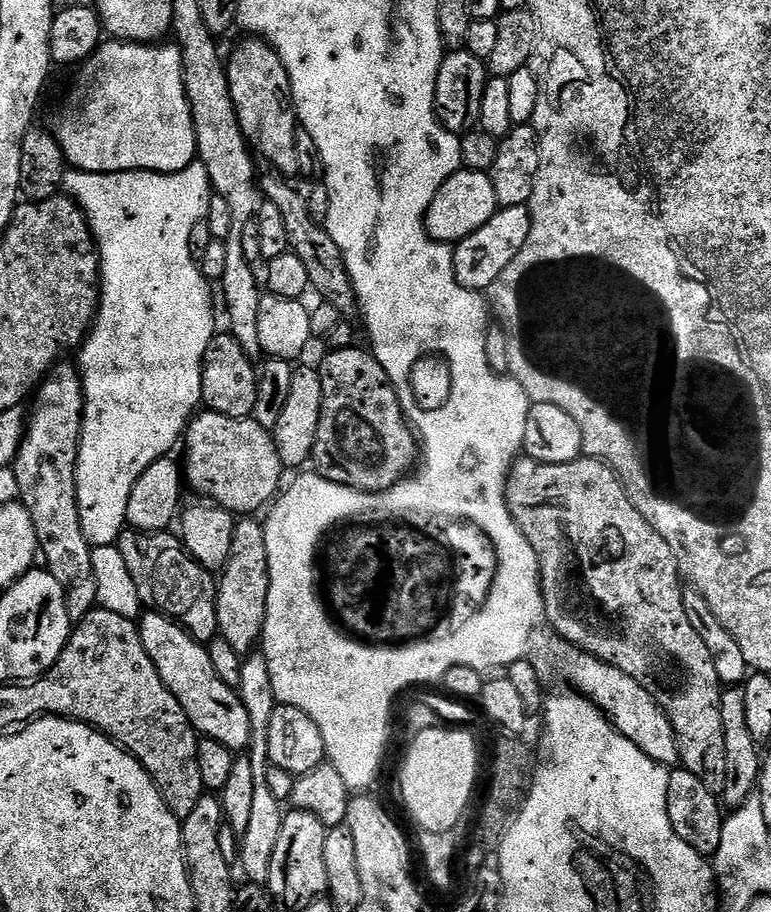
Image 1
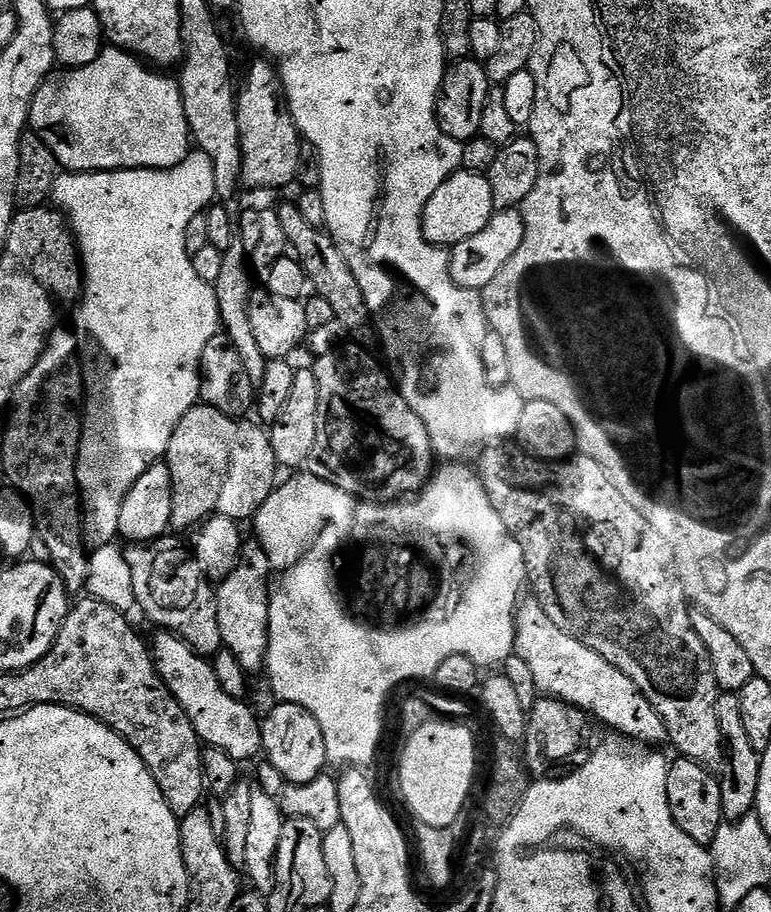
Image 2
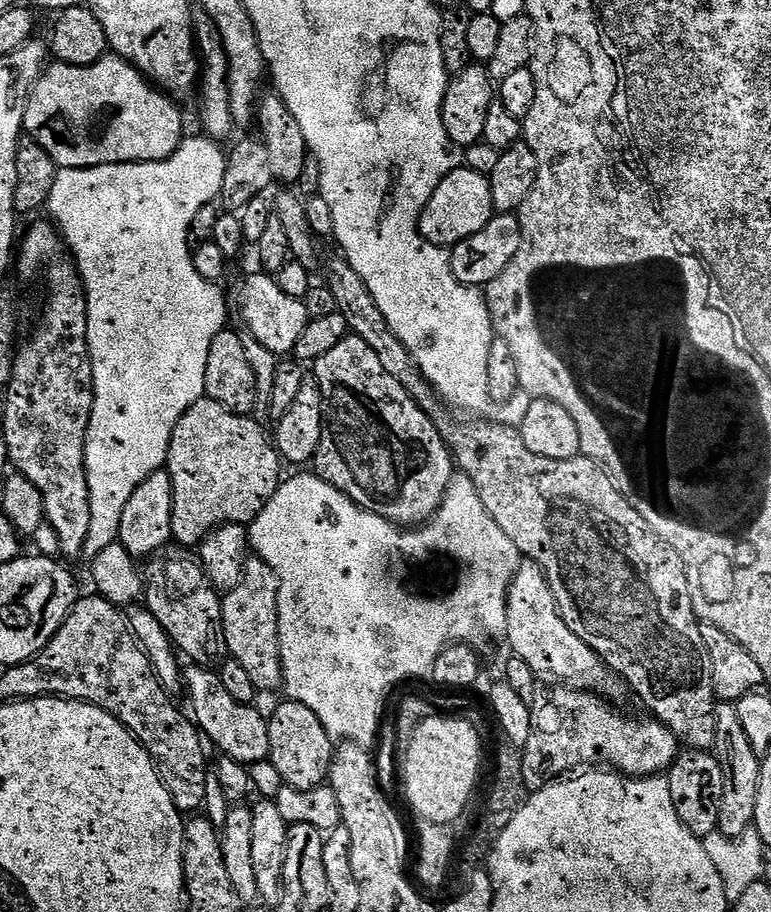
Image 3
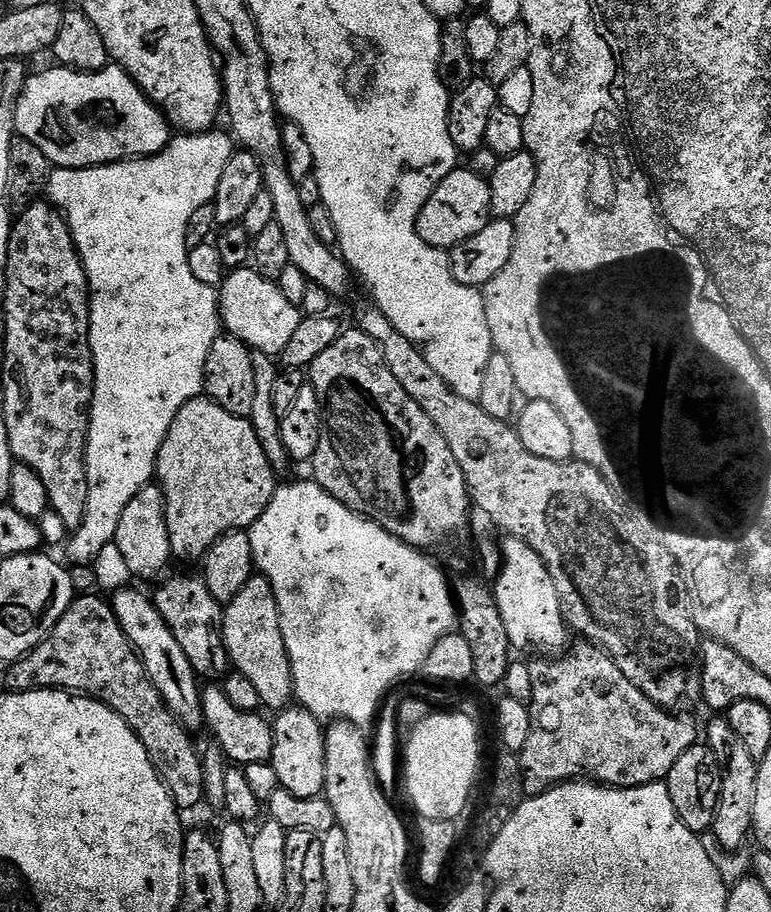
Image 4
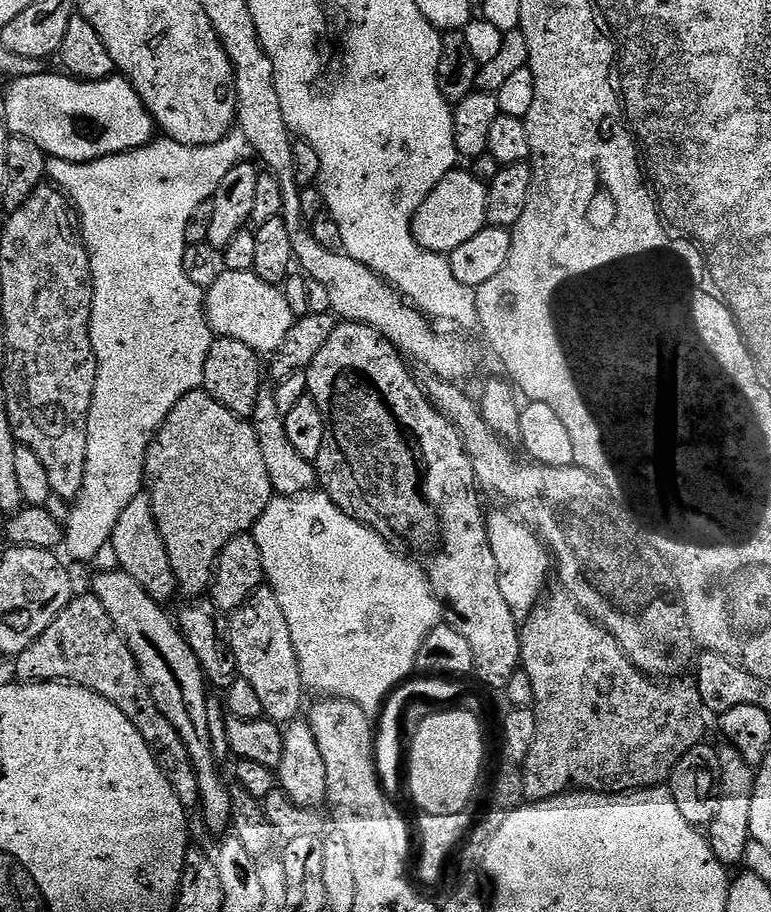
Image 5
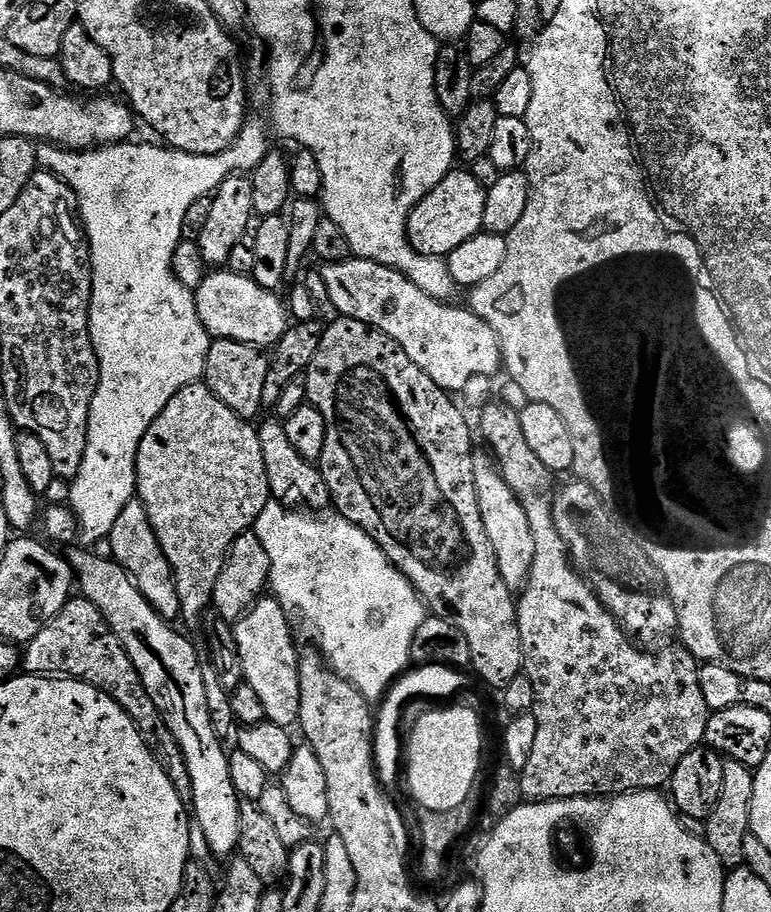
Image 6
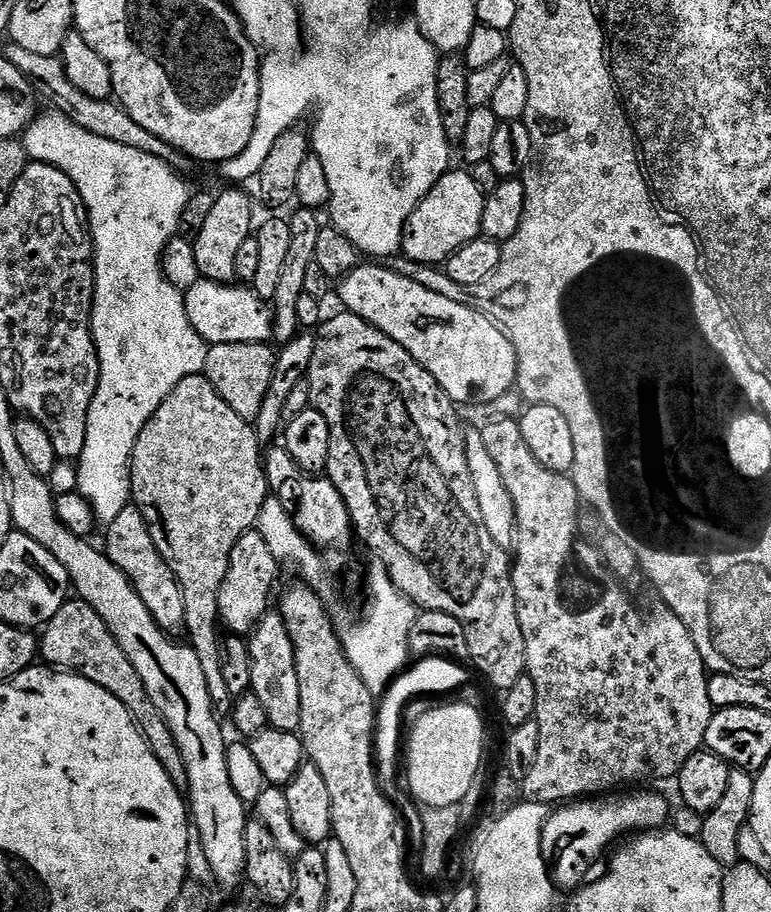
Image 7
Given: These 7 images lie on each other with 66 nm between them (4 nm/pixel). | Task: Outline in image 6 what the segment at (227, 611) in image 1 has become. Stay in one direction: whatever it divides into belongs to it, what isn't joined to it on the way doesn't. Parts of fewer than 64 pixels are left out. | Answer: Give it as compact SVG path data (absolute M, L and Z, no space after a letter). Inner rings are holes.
M261 598L257 600L252 609L238 621L235 621L232 633L238 642L238 654L242 658L242 670L244 671L244 683L258 693L258 699L266 710L265 721L269 724L277 724L286 729L300 723L300 658L301 653L296 652L296 640L292 637L292 624L289 609L284 608L275 598Z

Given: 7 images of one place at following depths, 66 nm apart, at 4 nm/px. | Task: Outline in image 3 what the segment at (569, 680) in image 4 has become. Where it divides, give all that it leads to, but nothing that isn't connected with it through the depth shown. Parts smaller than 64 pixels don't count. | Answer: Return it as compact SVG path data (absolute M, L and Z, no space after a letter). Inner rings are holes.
M564 690L561 693L556 704L564 711L568 728L561 730L560 740L552 745L543 744L540 732L534 730L522 748L524 778L533 789L543 788L553 778L571 773L575 764L583 760L596 760L599 756L608 763L605 765L625 776L655 776L672 767L682 745L663 724L652 718L647 718L641 724L636 720L623 720L618 713L611 712L596 694L584 690Z

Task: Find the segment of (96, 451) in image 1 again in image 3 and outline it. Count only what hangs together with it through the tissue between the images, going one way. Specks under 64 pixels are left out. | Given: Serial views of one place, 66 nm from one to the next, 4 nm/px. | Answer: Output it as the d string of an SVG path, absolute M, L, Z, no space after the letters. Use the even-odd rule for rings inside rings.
M203 134L189 135L181 140L180 149L168 160L158 162L142 162L141 164L107 164L93 168L61 168L54 178L54 186L48 195L46 212L53 216L67 251L70 253L76 271L84 286L84 295L88 297L88 359L92 362L92 413L86 434L86 450L84 451L84 469L86 482L90 490L90 531L86 534L84 556L91 558L102 554L106 546L117 543L120 538L120 519L122 510L126 510L126 502L130 502L130 494L150 474L161 471L168 459L170 438L174 434L174 426L199 400L205 399L206 358L210 354L210 342L219 332L225 331L228 320L228 304L224 301L224 292L213 281L202 278L198 270L194 270L194 262L190 255L188 231L190 222L194 222L194 214L202 210L202 206L213 203L224 190L224 174L226 171L226 152L215 140L209 140Z

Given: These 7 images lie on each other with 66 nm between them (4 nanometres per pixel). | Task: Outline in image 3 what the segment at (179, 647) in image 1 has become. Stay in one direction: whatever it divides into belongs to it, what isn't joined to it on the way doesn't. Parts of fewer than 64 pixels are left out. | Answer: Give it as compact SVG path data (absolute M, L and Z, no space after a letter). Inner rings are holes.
M208 666L185 667L182 672L182 684L185 689L188 687L187 707L190 709L191 719L206 737L207 743L217 748L217 753L234 758L245 766L268 759L268 722L265 713L259 712L259 707L234 702L234 698L230 698L230 694L226 694L225 688L222 687L219 675Z

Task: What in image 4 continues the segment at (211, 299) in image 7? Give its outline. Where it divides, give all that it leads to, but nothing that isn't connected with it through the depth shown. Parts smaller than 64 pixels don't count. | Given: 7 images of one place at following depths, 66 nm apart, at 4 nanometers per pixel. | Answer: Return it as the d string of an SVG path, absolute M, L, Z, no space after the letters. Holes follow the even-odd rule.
M252 266L229 271L218 289L218 299L223 331L273 358L279 357L288 345L302 319L301 309L286 299L279 283L258 274Z

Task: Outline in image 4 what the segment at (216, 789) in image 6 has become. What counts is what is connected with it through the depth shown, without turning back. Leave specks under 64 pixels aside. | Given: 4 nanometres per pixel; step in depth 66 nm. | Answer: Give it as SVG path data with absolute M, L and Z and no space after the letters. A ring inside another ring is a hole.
M125 586L119 592L113 592L110 596L110 603L126 638L136 648L136 653L140 656L148 676L154 682L158 694L166 702L166 706L182 722L189 732L199 733L199 728L205 727L204 711L200 697L202 695L202 684L196 675L194 666L190 666L190 658L186 658L186 653L182 651L182 646L178 646L178 638L166 626L162 614L158 614L155 599L151 595L143 596L138 589L133 586Z

